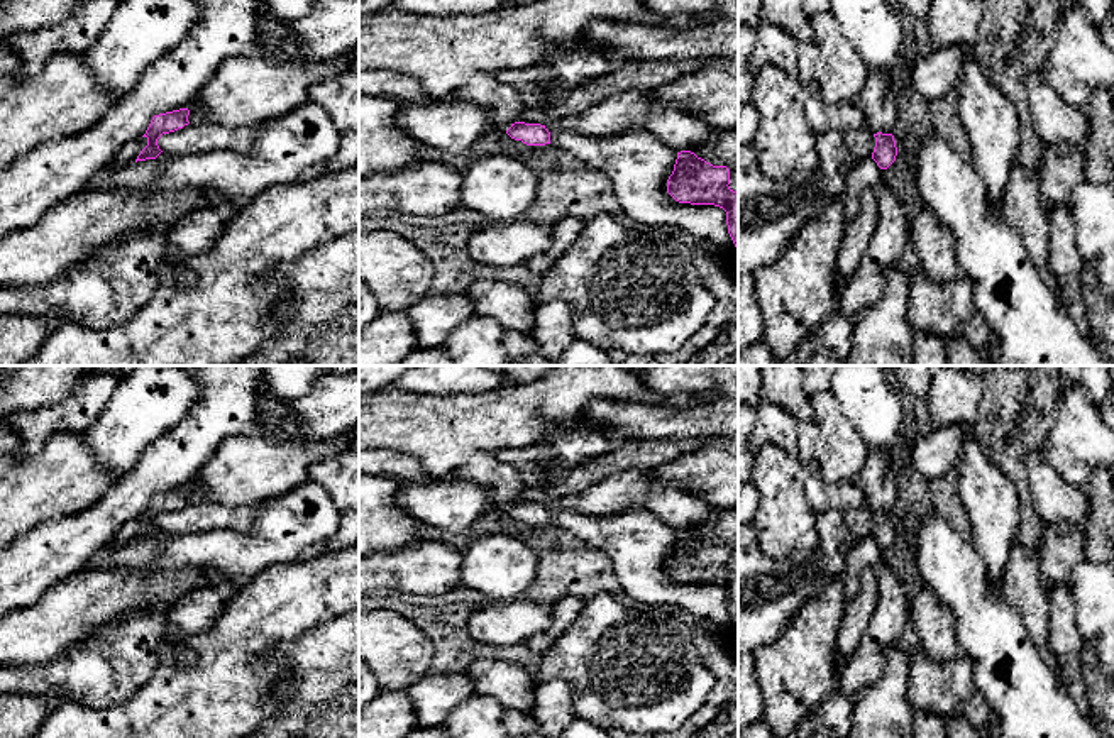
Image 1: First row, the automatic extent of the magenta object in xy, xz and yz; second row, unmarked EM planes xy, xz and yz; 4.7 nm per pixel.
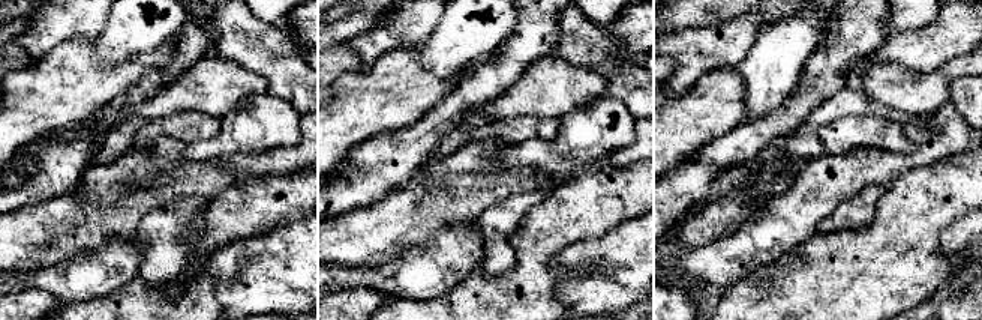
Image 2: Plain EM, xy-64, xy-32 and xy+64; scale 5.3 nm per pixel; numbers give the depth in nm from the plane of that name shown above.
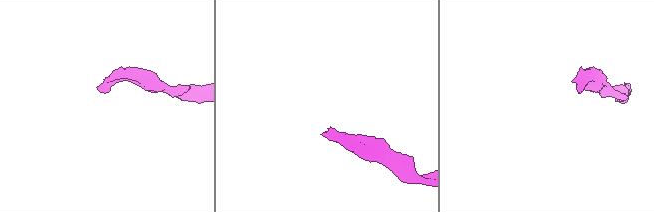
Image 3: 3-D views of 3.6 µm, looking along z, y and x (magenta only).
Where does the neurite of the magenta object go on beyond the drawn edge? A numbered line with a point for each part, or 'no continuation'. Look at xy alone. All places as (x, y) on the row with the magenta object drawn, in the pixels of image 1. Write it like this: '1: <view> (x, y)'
1: xy (127, 154)

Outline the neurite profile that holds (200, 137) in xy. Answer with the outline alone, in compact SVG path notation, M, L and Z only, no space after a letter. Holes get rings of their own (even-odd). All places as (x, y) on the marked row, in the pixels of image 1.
M218 122L188 124L157 139L168 157L205 154L213 151L249 152L254 144L254 127L234 127Z

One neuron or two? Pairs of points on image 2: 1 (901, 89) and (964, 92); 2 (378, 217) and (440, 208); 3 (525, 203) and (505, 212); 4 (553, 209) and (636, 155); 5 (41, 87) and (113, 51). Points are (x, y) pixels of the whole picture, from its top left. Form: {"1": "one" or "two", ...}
{"1": "two", "2": "one", "3": "one", "4": "two", "5": "two"}

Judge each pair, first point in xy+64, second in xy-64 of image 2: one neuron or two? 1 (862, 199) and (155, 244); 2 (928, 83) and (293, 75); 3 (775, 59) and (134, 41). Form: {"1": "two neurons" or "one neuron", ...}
{"1": "one neuron", "2": "two neurons", "3": "one neuron"}

